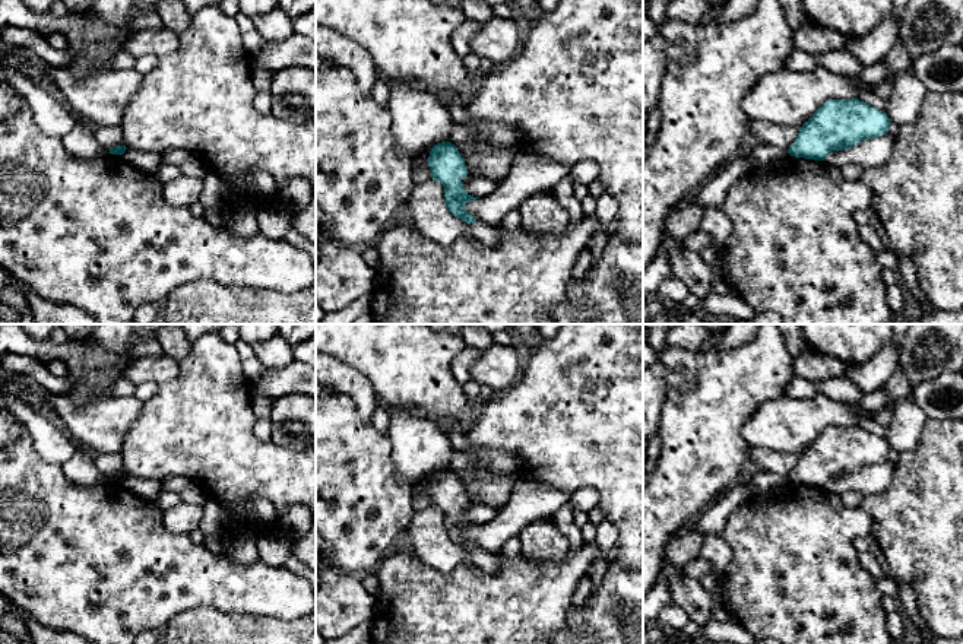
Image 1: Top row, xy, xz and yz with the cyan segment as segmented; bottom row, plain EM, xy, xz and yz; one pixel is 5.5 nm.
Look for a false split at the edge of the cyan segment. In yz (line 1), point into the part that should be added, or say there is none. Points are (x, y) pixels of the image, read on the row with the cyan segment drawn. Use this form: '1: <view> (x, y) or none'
1: none

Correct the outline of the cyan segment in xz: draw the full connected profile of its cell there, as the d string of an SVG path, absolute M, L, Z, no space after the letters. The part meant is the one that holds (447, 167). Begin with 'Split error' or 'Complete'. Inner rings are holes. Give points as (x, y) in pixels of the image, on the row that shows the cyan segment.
Complete. M449 140L434 145L428 156L428 165L431 178L444 187L447 210L465 223L476 223L475 218L465 210L465 204L479 197L468 194L462 184L462 178L469 172L457 147Z

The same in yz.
Complete. M829 99L799 129L788 153L795 158L824 161L833 150L843 150L862 140L888 133L890 118L869 104L852 99Z

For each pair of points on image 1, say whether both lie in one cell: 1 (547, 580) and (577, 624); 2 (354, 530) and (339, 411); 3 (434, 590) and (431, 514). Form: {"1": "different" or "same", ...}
{"1": "different", "2": "same", "3": "different"}

